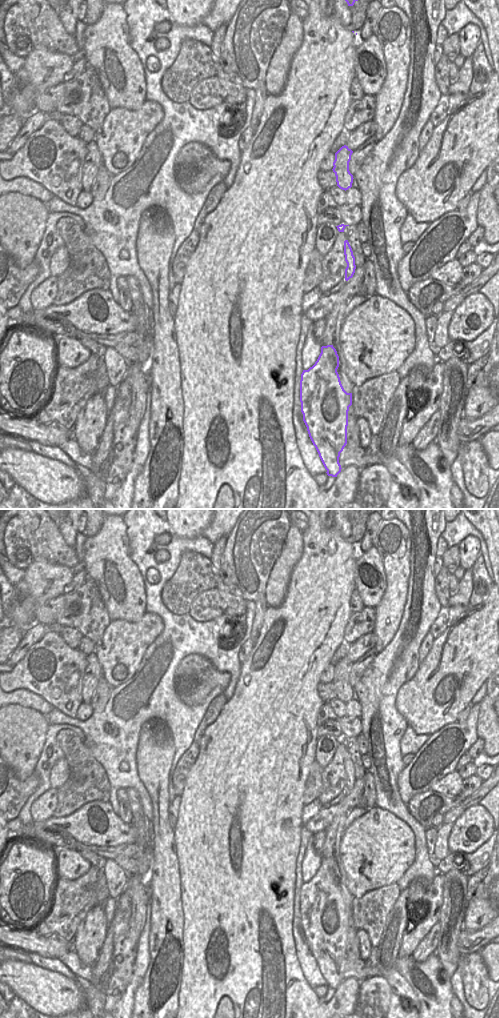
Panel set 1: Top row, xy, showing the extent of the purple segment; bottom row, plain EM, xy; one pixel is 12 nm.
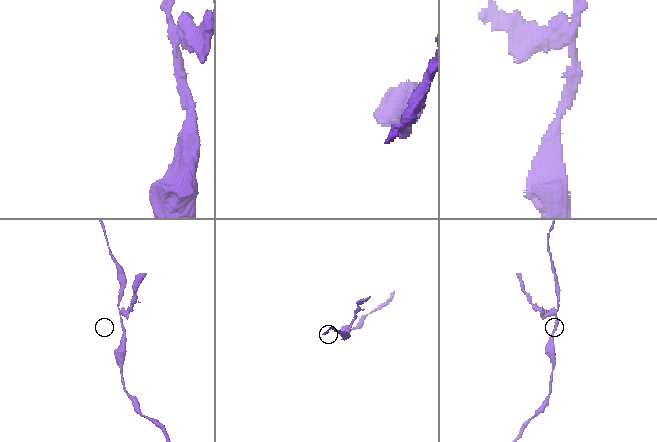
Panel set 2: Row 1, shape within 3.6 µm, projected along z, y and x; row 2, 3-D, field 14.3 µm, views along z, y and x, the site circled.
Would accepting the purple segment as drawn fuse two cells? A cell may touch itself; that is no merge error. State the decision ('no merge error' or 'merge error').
merge error

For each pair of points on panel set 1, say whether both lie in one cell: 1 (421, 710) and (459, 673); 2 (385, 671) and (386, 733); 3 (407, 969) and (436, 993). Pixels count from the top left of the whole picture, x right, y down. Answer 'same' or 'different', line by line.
1: same
2: same
3: same

